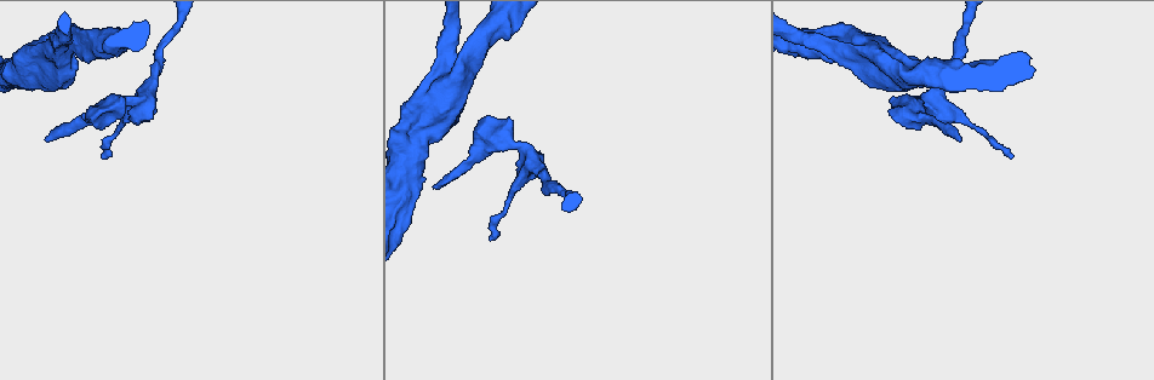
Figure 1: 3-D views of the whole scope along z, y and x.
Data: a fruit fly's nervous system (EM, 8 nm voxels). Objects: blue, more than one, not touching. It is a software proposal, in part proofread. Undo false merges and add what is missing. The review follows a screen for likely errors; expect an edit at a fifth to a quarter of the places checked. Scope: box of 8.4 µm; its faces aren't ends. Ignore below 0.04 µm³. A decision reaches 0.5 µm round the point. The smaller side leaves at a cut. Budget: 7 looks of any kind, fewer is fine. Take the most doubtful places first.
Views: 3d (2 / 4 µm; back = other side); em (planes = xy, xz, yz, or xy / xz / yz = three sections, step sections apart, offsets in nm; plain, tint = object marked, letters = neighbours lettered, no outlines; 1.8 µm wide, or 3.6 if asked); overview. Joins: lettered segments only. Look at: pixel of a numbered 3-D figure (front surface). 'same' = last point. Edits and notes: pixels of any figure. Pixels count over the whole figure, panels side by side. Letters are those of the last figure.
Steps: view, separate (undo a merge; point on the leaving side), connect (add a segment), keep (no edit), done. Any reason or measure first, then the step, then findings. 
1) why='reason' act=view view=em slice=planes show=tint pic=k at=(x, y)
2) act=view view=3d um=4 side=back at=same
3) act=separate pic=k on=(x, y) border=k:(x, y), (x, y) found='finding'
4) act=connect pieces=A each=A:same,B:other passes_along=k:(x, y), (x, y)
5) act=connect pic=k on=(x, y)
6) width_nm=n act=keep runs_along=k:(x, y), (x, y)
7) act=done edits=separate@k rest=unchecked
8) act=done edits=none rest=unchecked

why='an open end' act=view view=em slice=planes show=letters pic=1 at=(961, 139)

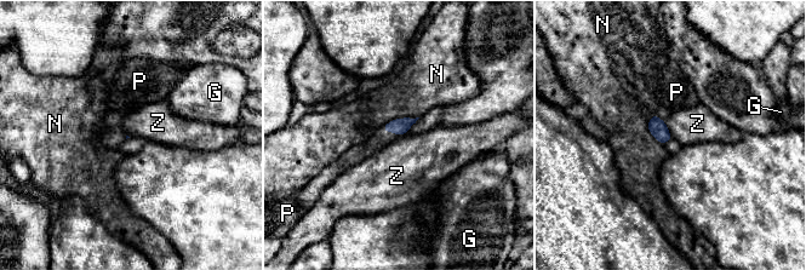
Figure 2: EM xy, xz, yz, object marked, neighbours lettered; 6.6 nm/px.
act=keep each=G:other,N:other,P:other,Z:other border=2:(663, 121), (672, 136) found='no lettered segment goes on from it'

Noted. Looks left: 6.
why='thick turns thin' act=view view=3d um=4 pic=1 at=(841, 49)

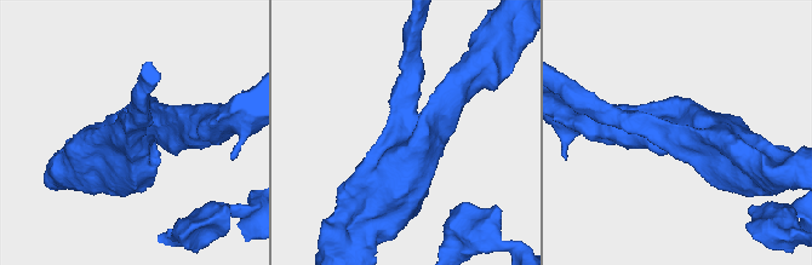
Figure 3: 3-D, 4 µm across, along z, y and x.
act=view view=em um=3.6 slice=yz step=4 show=plain pic=3 at=(135, 133)

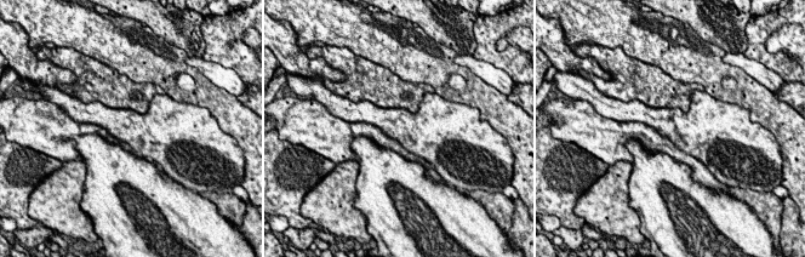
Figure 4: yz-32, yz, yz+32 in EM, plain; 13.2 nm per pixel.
act=view view=em um=3.6 slice=yz step=4 show=letters at=same

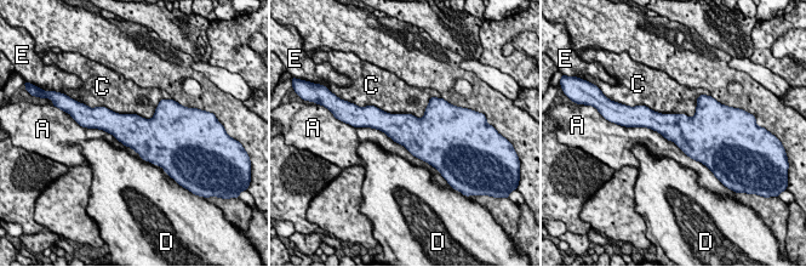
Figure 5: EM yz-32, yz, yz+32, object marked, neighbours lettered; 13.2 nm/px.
longest_contact=A:1050nm act=keep each=A:other,C:other,D:other,E:other border=5:(635, 126), (658, 131), (703, 164) found='all the same neuron'

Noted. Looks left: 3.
why='a narrow waist' act=view view=em slice=yz step=8 show=tint pic=1 at=(142, 99)

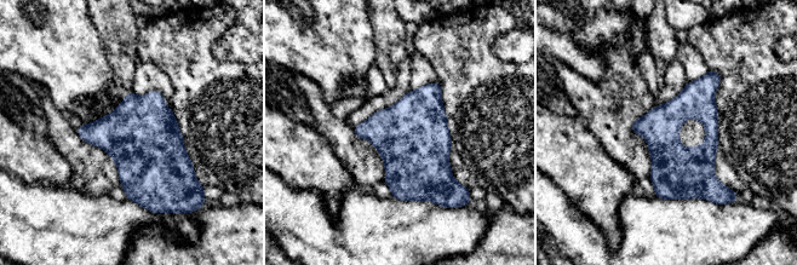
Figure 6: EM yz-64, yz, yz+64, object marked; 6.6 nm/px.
act=view view=em slice=planes show=tint at=same

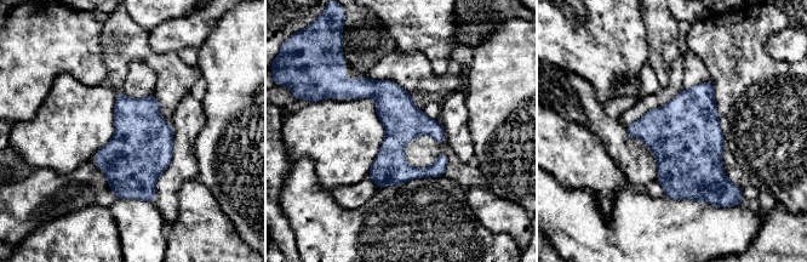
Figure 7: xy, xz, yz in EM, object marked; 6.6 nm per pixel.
act=view view=em slice=planes show=letters at=same

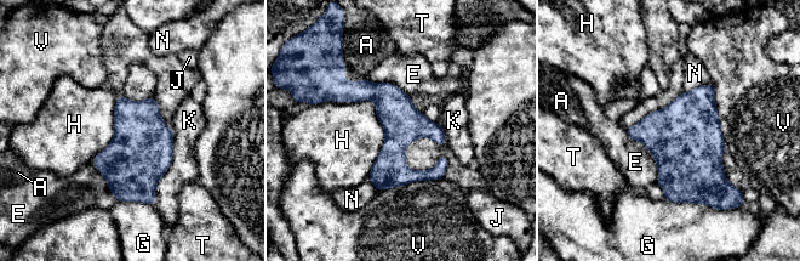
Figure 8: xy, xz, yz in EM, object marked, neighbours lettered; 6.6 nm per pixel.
act=keep each=A:other,E:other,G:other,H:other,J:other,K:other,N:other,T:other,V:other border=8:(325, 100), (375, 102), (369, 176) found='all the same neuron'

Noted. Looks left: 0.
act=done edits=none rest=unchecked

